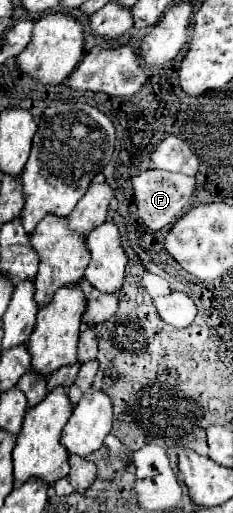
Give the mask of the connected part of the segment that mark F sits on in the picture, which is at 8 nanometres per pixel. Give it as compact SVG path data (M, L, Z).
M147 170L139 172L133 180L133 196L137 202L137 214L141 222L149 228L165 228L175 224L179 214L187 210L187 206L193 200L195 194L195 178L183 176L183 174L173 174L167 170Z

